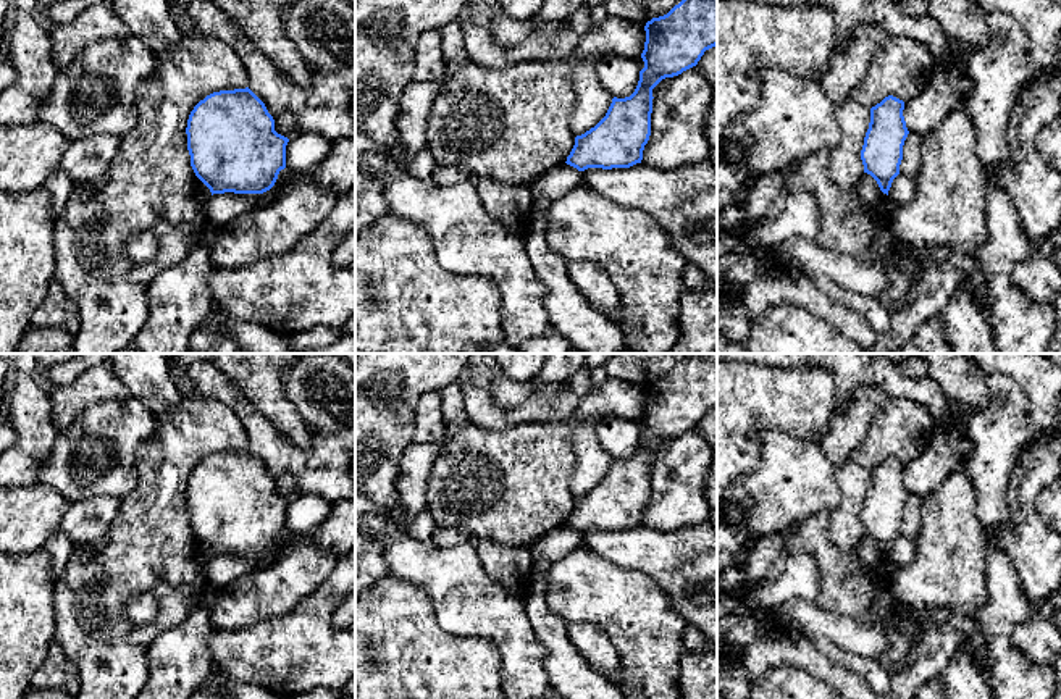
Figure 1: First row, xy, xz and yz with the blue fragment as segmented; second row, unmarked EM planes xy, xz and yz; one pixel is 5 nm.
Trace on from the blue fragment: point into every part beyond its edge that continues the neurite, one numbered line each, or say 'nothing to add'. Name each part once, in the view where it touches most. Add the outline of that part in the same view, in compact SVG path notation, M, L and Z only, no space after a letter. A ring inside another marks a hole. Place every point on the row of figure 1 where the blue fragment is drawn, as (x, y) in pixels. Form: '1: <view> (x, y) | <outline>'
nothing to add

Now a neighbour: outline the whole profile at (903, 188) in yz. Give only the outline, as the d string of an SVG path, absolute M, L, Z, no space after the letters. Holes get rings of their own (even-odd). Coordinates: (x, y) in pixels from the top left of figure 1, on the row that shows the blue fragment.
M900 173L891 182L888 199L891 199L898 207L901 207L916 197L916 190L916 179Z

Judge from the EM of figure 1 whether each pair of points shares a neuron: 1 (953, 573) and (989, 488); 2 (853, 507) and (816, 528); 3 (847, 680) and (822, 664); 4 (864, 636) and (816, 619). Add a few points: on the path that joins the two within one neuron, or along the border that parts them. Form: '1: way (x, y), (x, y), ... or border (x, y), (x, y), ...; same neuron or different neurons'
1: border (969, 480), (976, 496), (976, 515), (985, 530); different neurons
2: border (829, 514), (829, 539), (851, 551); different neurons
3: way (840, 678), (829, 670); same neuron
4: way (853, 635), (827, 625); same neuron

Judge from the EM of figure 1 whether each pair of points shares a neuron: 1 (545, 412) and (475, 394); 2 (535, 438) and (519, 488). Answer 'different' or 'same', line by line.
1: same
2: same

